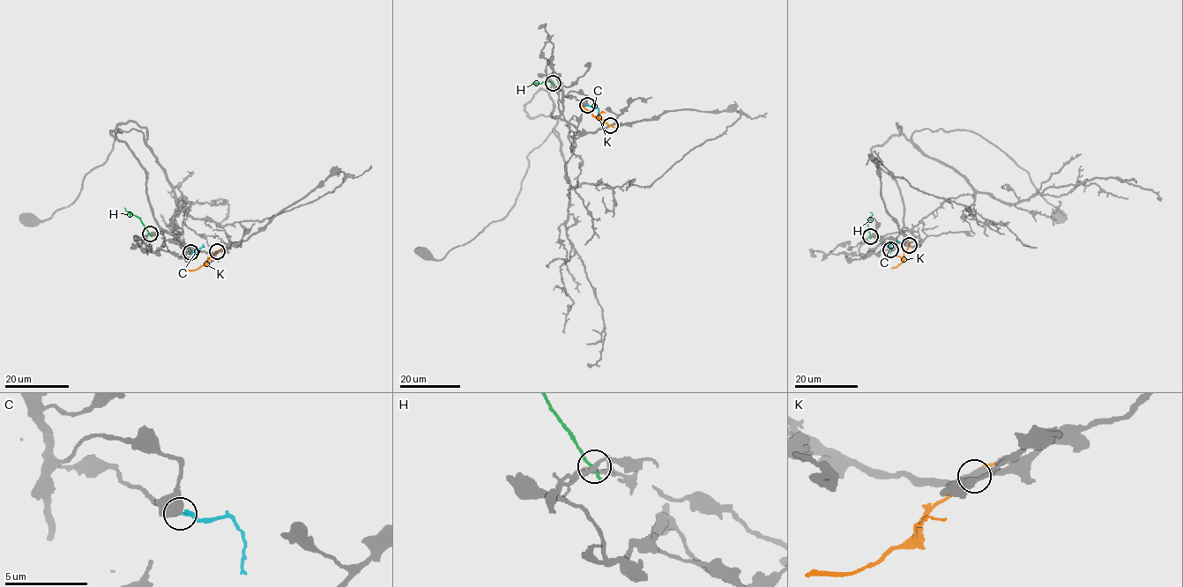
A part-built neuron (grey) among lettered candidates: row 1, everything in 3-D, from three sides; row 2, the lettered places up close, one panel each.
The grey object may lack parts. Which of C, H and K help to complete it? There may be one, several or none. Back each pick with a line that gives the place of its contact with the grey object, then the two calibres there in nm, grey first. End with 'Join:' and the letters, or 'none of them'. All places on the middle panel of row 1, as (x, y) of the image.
Join: none of them

